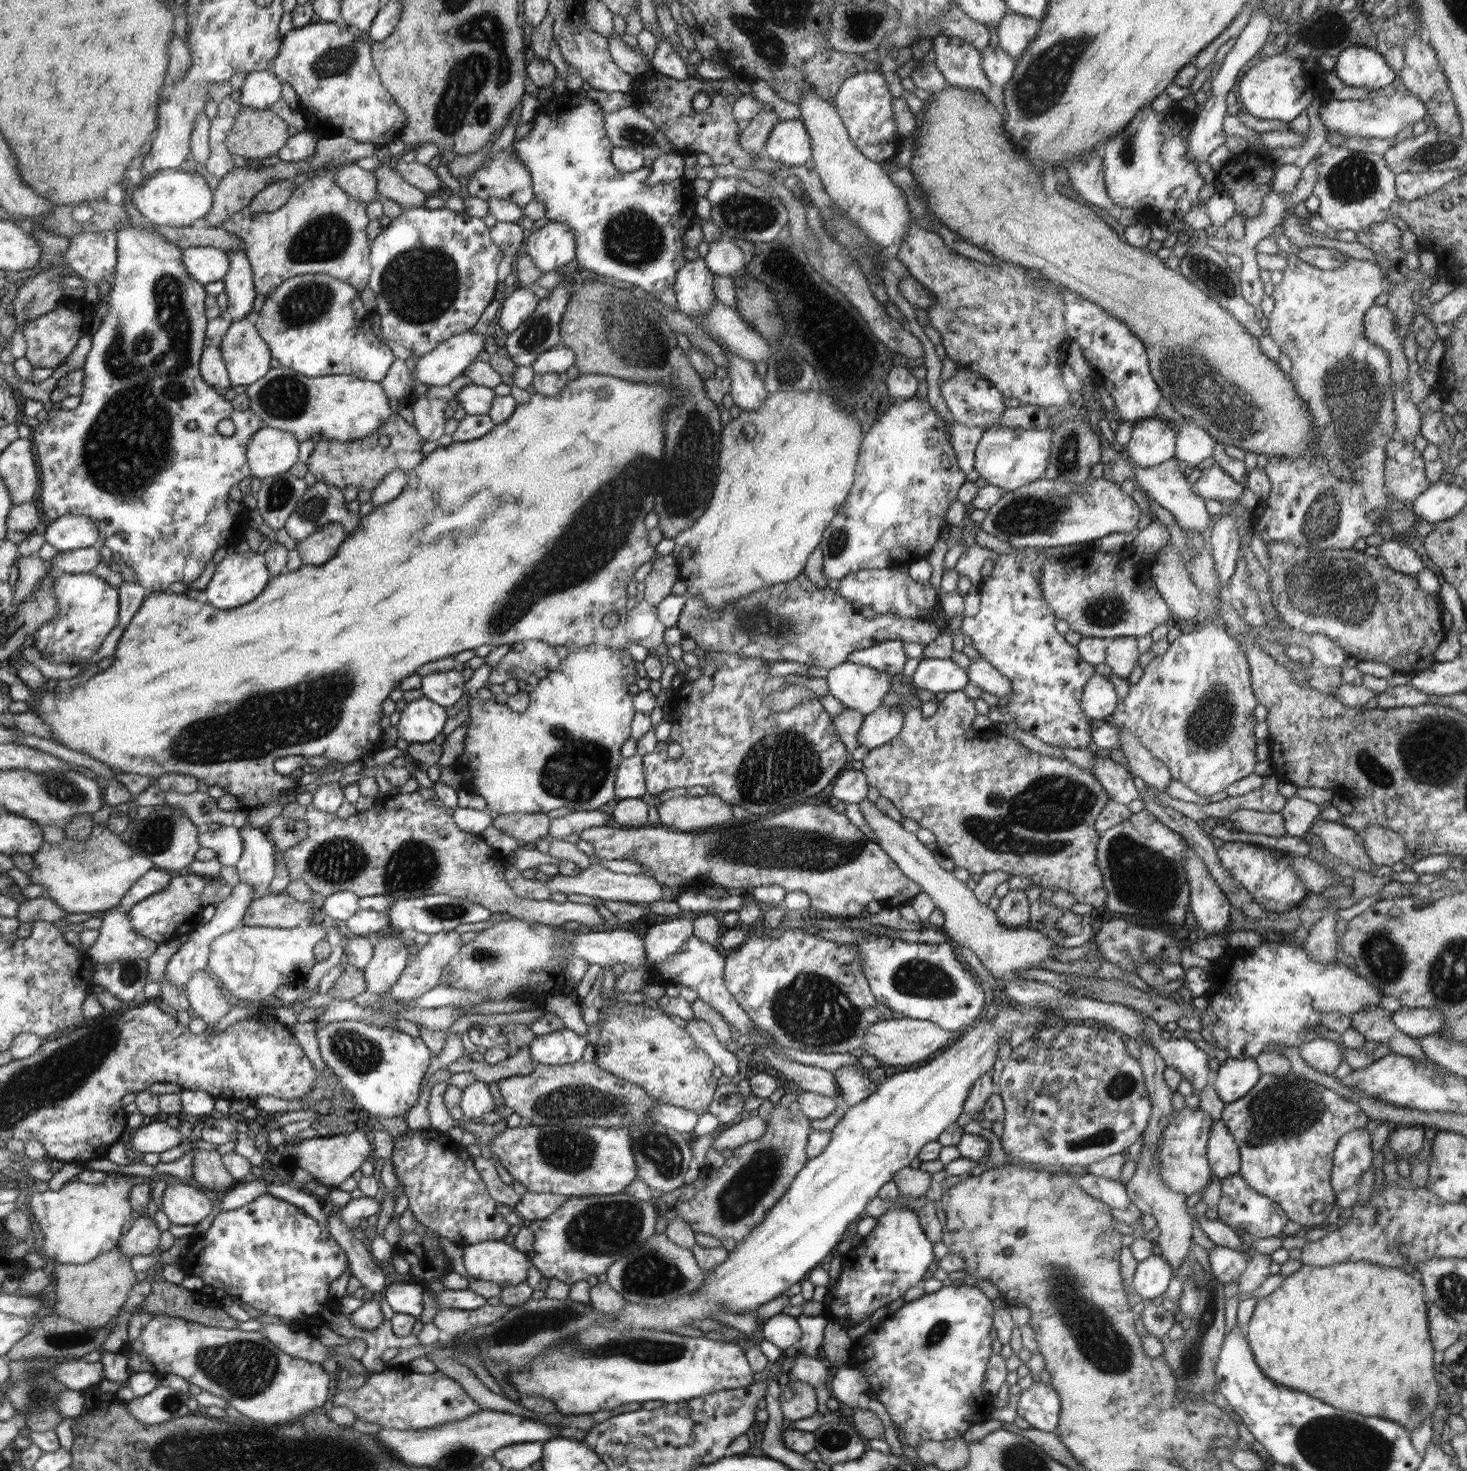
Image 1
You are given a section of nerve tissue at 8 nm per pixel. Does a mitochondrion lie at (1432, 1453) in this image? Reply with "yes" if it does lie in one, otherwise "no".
no

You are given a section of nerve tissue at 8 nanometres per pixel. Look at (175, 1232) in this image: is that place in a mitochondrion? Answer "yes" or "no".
no

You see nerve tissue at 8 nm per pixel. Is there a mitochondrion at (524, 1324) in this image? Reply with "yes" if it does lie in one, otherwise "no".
yes

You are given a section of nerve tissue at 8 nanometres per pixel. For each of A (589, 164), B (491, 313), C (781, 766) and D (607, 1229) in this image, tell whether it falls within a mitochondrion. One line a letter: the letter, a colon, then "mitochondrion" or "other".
A: other
B: other
C: mitochondrion
D: mitochondrion

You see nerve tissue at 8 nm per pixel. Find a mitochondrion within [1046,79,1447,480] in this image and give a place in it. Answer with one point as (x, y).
(1204, 381)

